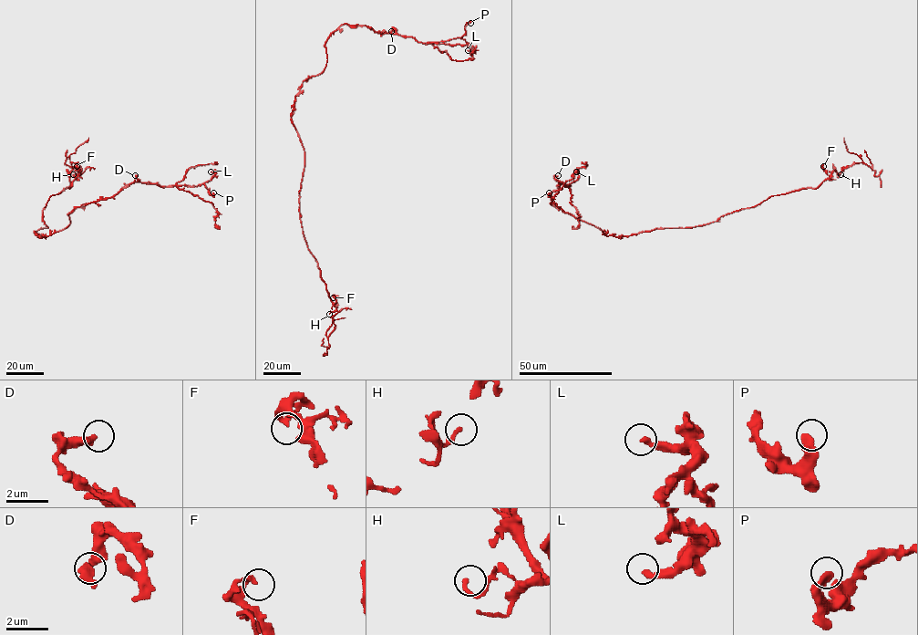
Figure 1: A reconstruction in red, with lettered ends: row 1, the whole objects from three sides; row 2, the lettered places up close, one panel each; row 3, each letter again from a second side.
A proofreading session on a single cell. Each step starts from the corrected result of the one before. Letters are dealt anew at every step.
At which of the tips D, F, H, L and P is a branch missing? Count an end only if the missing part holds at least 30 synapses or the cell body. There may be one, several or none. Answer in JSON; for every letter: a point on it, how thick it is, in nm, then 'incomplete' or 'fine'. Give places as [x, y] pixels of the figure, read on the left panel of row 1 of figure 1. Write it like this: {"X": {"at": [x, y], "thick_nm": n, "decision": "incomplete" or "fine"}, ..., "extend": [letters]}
{"D": {"at": [135, 175], "thick_nm": 400, "decision": "fine"}, "F": {"at": [77, 166], "thick_nm": 160, "decision": "fine"}, "H": {"at": [73, 174], "thick_nm": 200, "decision": "fine"}, "L": {"at": [211, 171], "thick_nm": 280, "decision": "fine"}, "P": {"at": [213, 192], "thick_nm": 400, "decision": "fine"}, "extend": []}

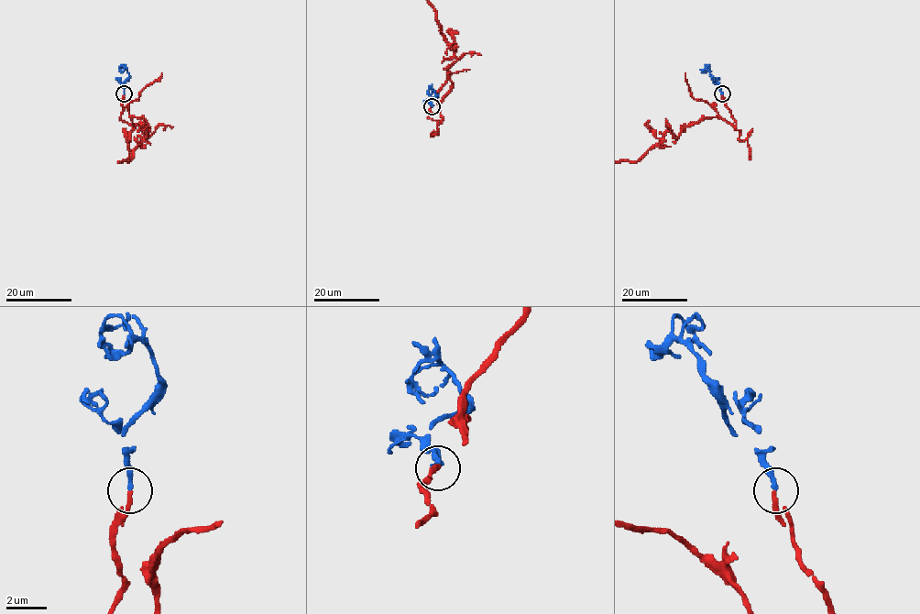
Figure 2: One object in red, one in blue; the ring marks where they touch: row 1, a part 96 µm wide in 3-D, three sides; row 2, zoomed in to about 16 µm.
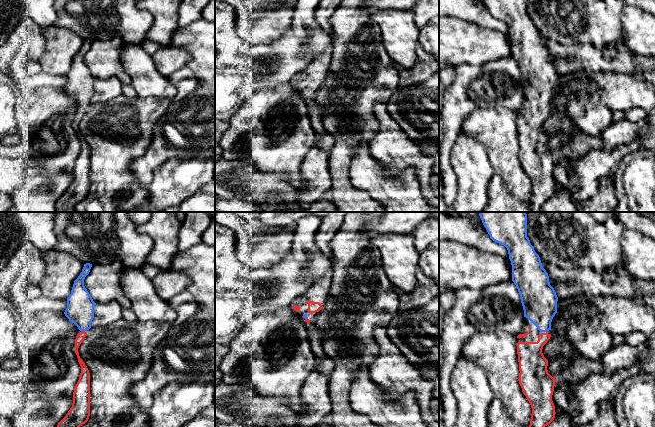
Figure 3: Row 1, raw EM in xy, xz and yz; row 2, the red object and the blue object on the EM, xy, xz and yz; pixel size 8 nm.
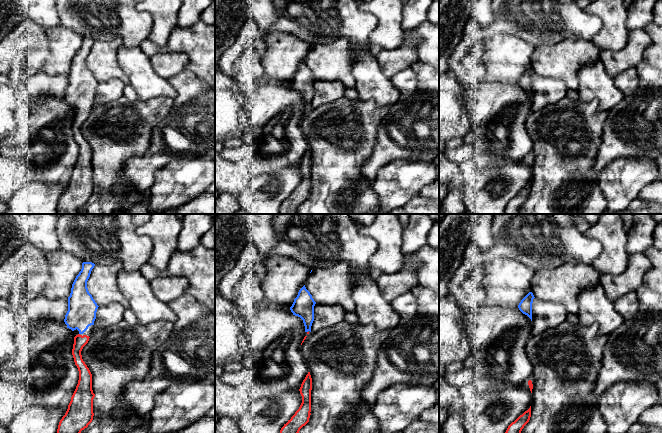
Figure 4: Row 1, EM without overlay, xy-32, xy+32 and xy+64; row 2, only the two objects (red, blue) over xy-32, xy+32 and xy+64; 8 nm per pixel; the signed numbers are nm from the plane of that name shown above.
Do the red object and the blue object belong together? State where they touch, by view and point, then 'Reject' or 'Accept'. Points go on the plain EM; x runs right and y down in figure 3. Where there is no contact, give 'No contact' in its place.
Touches red at xy (83, 107). Accept

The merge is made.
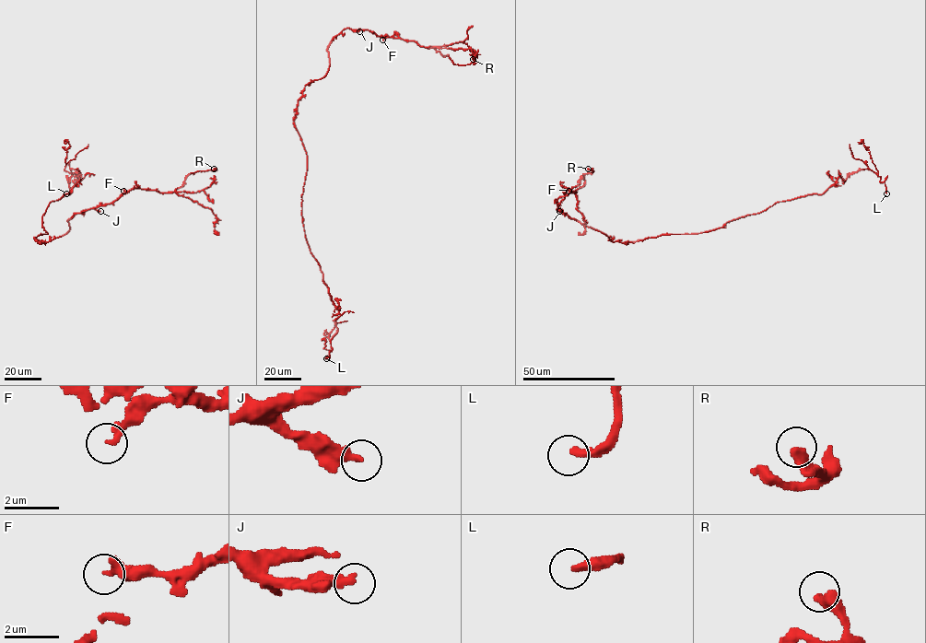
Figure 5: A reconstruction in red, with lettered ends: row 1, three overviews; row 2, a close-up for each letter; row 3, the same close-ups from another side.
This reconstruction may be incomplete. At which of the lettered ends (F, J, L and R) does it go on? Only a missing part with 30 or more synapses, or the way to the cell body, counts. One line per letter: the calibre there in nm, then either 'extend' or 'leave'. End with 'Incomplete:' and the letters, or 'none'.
F: 280 nm | leave
J: 280 nm | leave
L: 280 nm | extend
R: 360 nm | leave
Incomplete: L

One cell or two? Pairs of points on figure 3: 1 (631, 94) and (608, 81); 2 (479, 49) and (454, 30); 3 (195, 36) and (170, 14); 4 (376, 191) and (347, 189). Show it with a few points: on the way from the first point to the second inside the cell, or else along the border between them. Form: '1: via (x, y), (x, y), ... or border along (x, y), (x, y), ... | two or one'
1: via (625, 92), (619, 92), (614, 87) | one
2: via (473, 44), (467, 43), (460, 36) | one
3: border along (178, 27), (168, 46) | two
4: border along (349, 169), (350, 181), (377, 201) | two

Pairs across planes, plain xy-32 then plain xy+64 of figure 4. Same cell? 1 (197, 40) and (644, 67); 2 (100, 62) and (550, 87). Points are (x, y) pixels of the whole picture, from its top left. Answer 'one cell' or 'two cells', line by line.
1: one cell
2: two cells

